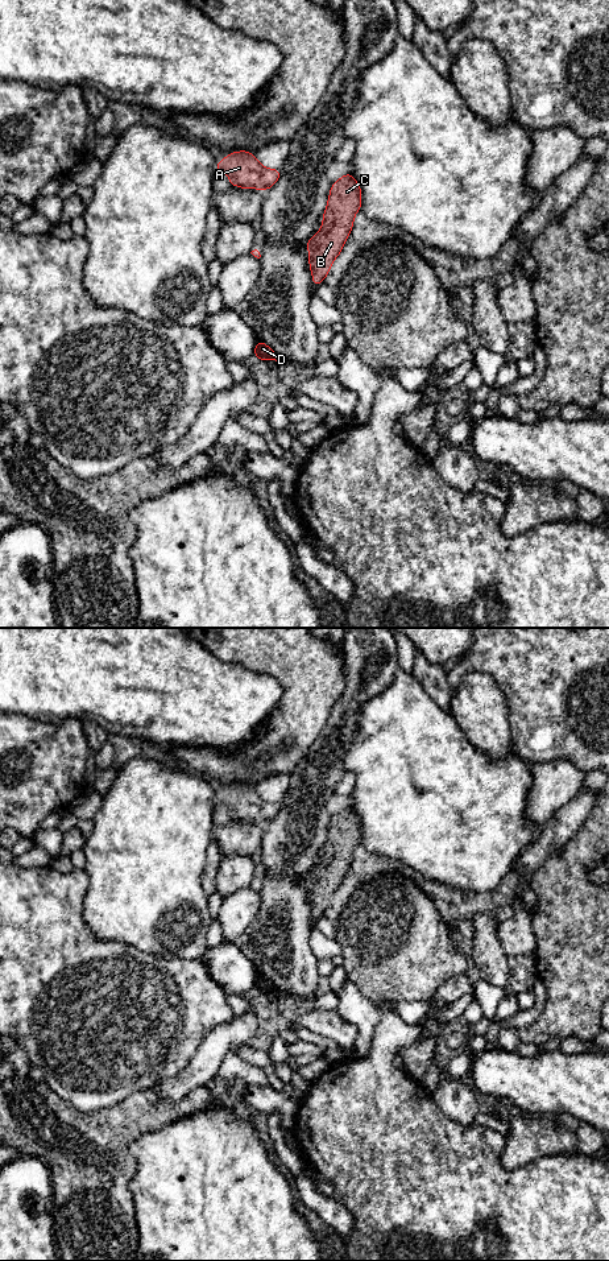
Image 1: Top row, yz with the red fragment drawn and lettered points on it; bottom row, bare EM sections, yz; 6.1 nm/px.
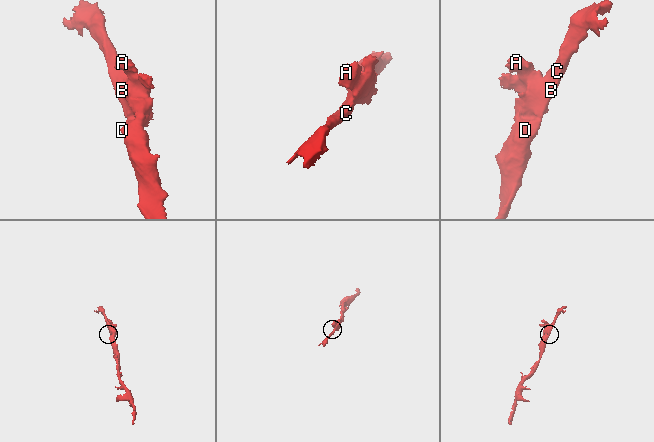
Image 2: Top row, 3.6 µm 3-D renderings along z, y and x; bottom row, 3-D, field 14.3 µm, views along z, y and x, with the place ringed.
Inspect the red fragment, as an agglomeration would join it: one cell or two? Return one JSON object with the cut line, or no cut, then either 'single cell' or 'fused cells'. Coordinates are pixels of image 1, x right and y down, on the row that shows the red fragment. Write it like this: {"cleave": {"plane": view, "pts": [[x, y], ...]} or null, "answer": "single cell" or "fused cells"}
{"cleave": null, "answer": "single cell"}

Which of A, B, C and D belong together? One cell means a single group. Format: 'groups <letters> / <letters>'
groups A B C D

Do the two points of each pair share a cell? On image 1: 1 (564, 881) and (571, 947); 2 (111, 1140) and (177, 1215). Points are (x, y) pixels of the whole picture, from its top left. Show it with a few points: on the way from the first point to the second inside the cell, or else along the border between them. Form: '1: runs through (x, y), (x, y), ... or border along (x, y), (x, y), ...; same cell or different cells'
1: runs through (566, 897), (571, 910), (571, 931); same cell
2: border along (139, 1137), (131, 1145), (132, 1198); different cells

